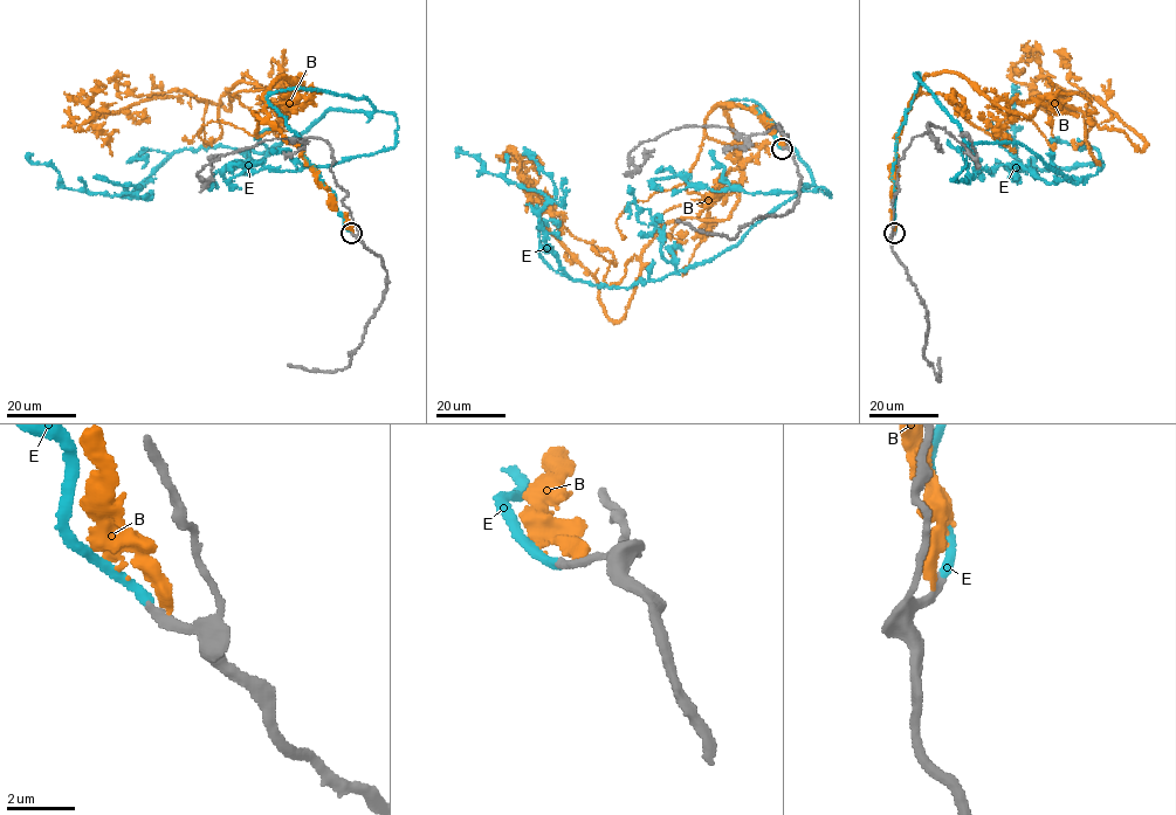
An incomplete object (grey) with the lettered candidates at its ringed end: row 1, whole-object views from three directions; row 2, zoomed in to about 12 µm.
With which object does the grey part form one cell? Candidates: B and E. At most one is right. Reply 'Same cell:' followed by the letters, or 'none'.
Same cell: E

